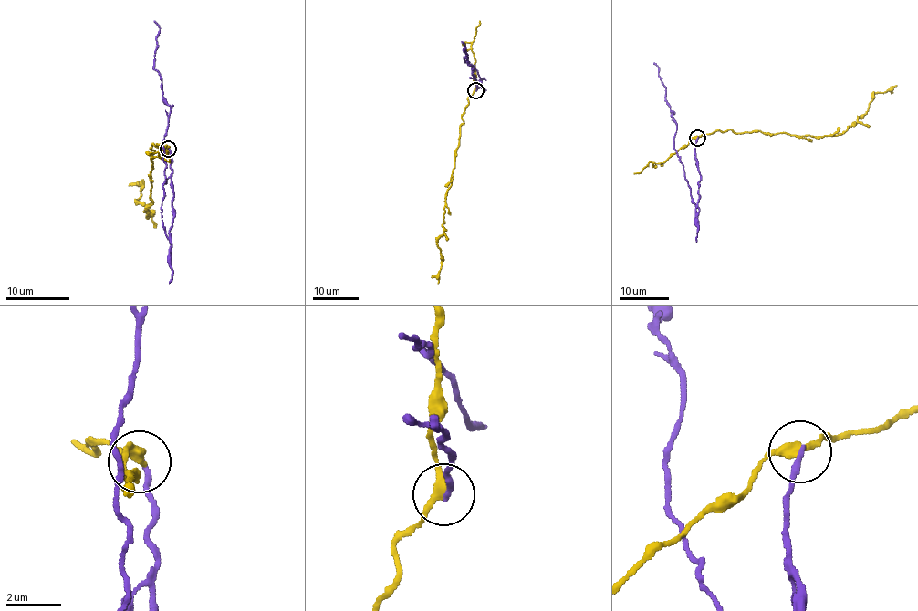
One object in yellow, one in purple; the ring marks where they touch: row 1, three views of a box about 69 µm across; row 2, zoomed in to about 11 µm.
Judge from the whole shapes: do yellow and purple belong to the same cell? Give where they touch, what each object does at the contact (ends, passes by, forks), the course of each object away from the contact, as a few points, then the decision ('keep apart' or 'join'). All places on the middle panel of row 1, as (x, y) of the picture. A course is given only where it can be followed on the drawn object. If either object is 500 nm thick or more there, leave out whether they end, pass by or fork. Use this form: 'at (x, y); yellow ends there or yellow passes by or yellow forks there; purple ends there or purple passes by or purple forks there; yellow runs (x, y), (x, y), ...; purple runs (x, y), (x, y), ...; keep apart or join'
at (475, 90); yellow passes by; purple ends there; yellow runs (475, 89), (463, 113), (443, 233), (437, 242), (443, 260), (438, 283); purple runs (475, 89), (476, 80), (464, 58), (483, 78), (476, 84), (483, 89); keep apart

